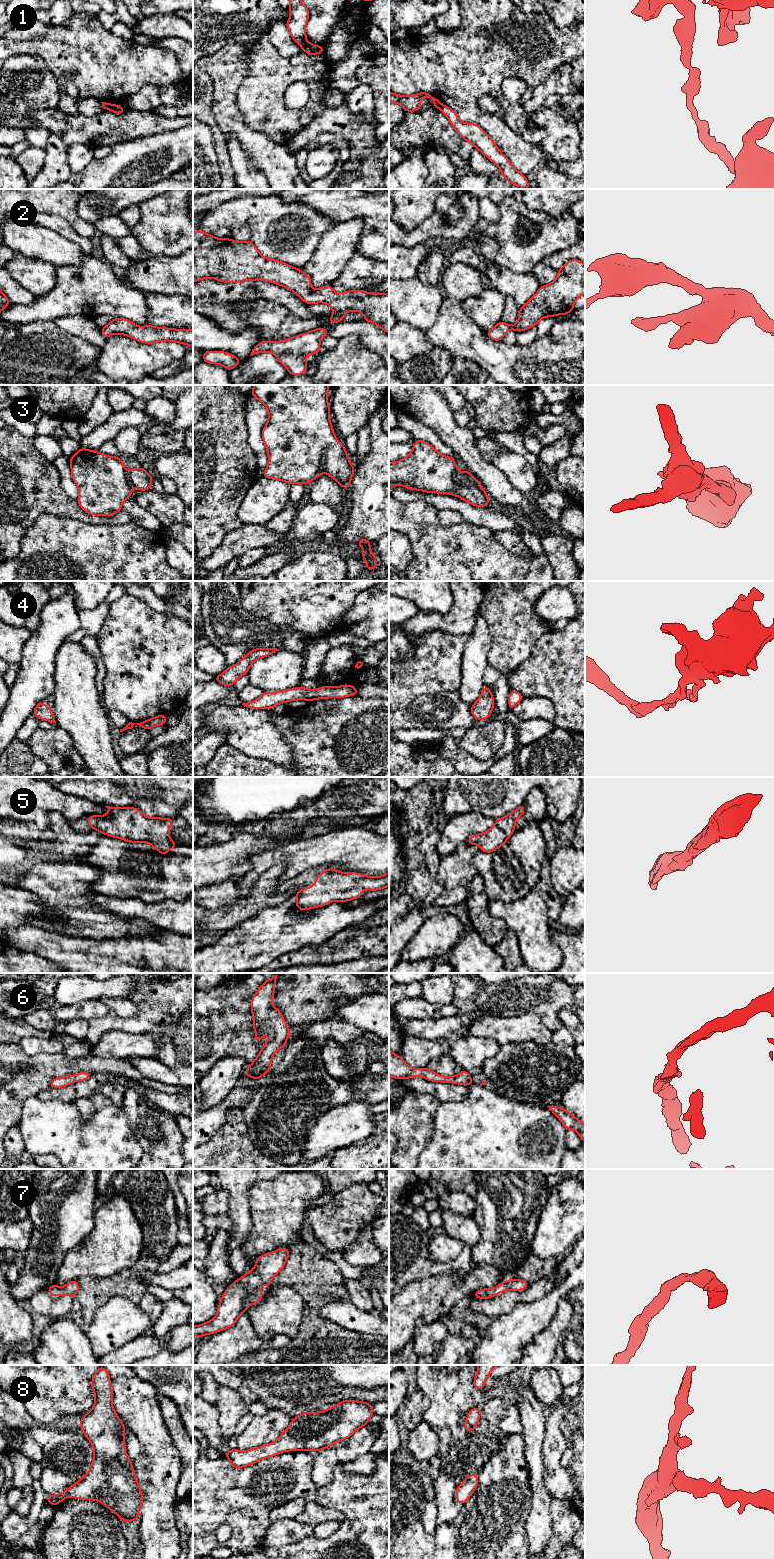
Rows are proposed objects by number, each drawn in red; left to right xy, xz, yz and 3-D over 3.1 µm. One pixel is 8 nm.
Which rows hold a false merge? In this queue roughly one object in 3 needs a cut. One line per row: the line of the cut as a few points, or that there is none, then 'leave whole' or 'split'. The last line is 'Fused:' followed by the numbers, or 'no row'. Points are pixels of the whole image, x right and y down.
1: xz (307, 42), (302, 47) | split
2: no cut | leave whole
3: no cut | leave whole
4: no cut | leave whole
5: no cut | leave whole
6: no cut | leave whole
7: no cut | leave whole
8: no cut | leave whole
Fused: 1

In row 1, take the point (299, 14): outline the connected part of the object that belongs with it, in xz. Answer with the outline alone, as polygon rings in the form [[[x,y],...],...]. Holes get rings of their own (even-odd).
[[[290,0],[290,18],[286,22],[287,28],[293,40],[301,47],[304,47],[306,39],[306,23],[309,19],[309,9],[301,0]]]

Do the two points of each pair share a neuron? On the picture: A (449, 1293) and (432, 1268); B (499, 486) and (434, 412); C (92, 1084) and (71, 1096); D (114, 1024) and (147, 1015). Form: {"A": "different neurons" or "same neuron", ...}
{"A": "different neurons", "B": "same neuron", "C": "same neuron", "D": "same neuron"}

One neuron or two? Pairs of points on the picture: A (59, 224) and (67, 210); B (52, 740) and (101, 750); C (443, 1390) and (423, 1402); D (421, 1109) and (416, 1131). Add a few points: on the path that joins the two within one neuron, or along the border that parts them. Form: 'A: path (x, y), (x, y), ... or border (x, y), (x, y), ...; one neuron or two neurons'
A: border (40, 211), (62, 217), (78, 234); two neurons
B: border (57, 726), (70, 736), (84, 763); two neurons
C: border (418, 1387), (429, 1400), (423, 1419); two neurons
D: path (416, 1114), (416, 1126); one neuron

